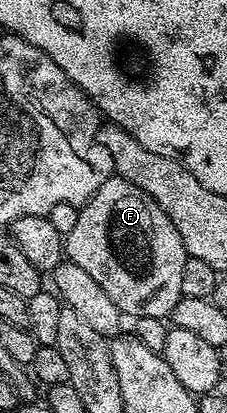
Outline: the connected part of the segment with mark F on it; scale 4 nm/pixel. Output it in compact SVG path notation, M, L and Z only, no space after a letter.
M107 176L104 184L100 184L96 193L80 207L76 225L72 232L64 235L64 254L69 261L80 264L80 268L84 268L84 272L88 272L88 276L104 288L112 304L116 304L116 308L131 319L144 316L169 319L183 297L180 280L188 255L180 240L180 232L176 232L172 220L168 220L160 204L156 204L148 192L123 178Z

